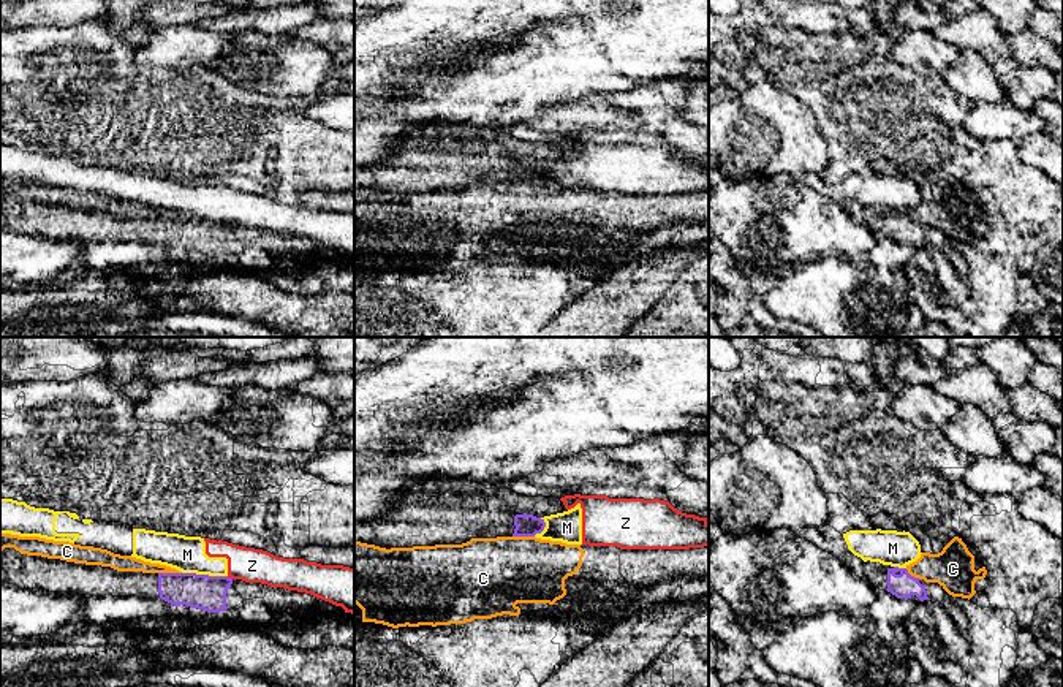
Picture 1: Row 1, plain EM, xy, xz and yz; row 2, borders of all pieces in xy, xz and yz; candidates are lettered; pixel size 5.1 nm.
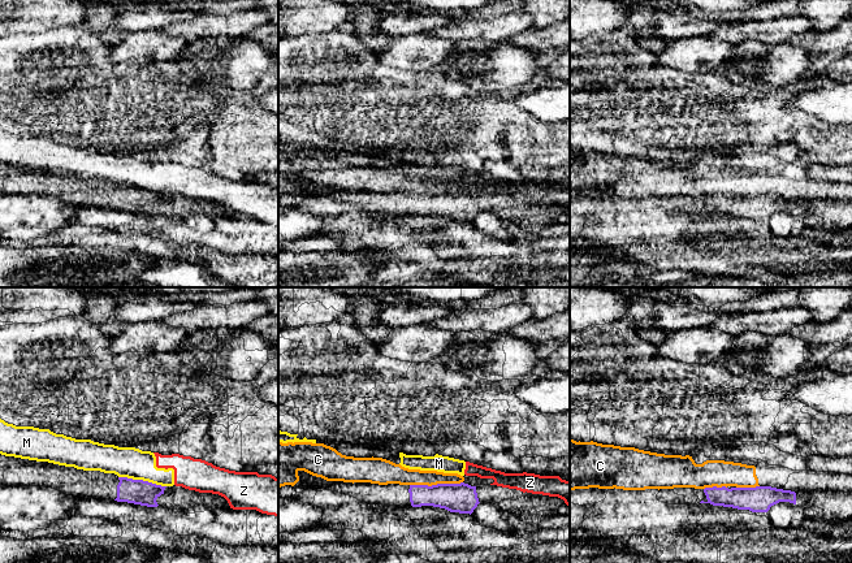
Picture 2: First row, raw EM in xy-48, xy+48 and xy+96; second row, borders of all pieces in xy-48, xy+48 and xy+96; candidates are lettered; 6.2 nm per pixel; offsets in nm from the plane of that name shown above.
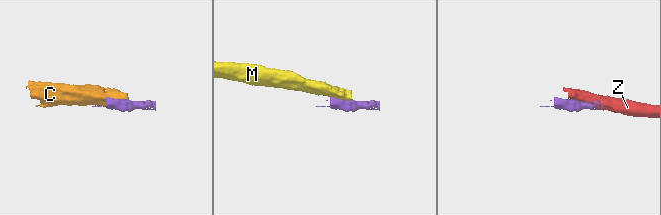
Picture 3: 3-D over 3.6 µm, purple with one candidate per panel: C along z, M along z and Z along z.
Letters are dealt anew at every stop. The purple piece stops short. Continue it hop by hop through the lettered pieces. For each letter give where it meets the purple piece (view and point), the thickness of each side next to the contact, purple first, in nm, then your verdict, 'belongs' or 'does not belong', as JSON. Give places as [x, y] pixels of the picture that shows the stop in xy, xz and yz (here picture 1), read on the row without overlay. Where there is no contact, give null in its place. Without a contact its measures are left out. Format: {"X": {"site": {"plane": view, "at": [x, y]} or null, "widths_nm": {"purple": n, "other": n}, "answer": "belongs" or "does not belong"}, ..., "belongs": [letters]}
{"C": {"site": {"plane": "xy", "at": [170, 219]}, "widths_nm": {"purple": 180, "other": 80}, "answer": "does not belong"}, "M": {"site": {"plane": "xy", "at": [204, 220]}, "widths_nm": {"purple": 180, "other": 190}, "answer": "does not belong"}, "Z": {"site": {"plane": "xy", "at": [230, 223]}, "widths_nm": {"purple": 180, "other": 180}, "answer": "does not belong"}, "belongs": []}

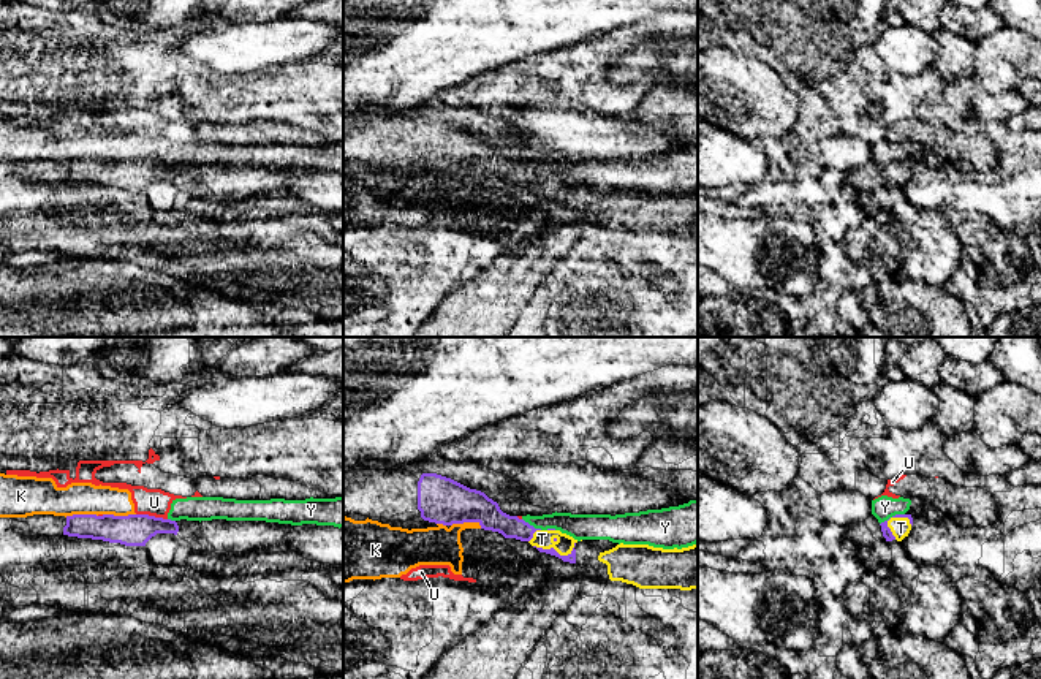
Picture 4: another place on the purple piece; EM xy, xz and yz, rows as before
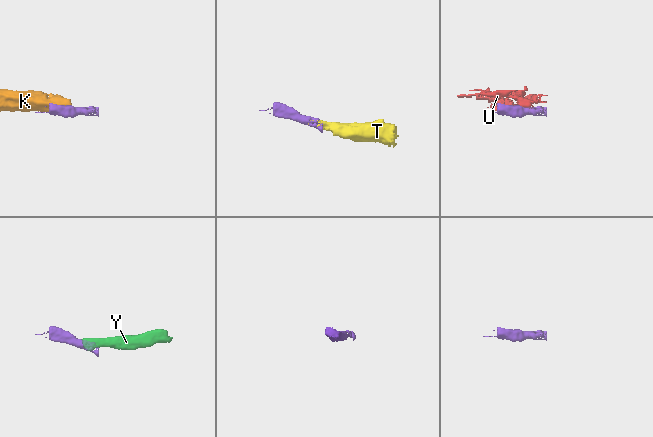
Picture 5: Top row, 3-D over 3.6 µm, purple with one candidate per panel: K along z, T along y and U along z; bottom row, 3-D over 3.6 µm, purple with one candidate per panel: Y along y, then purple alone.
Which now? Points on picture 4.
{"K": {"site": {"plane": "xz", "at": [467, 166]}, "widths_nm": {"purple": 240, "other": 190}, "answer": "does not belong"}, "T": {"site": {"plane": "xz", "at": [556, 197]}, "widths_nm": {"purple": 50, "other": 100}, "answer": "belongs"}, "U": {"site": {"plane": "xy", "at": [152, 162]}, "widths_nm": {"purple": 160, "other": 140}, "answer": "does not belong"}, "Y": {"site": {"plane": "xz", "at": [532, 171]}, "widths_nm": {"purple": 140, "other": 130}, "answer": "does not belong"}, "belongs": ["T"]}

